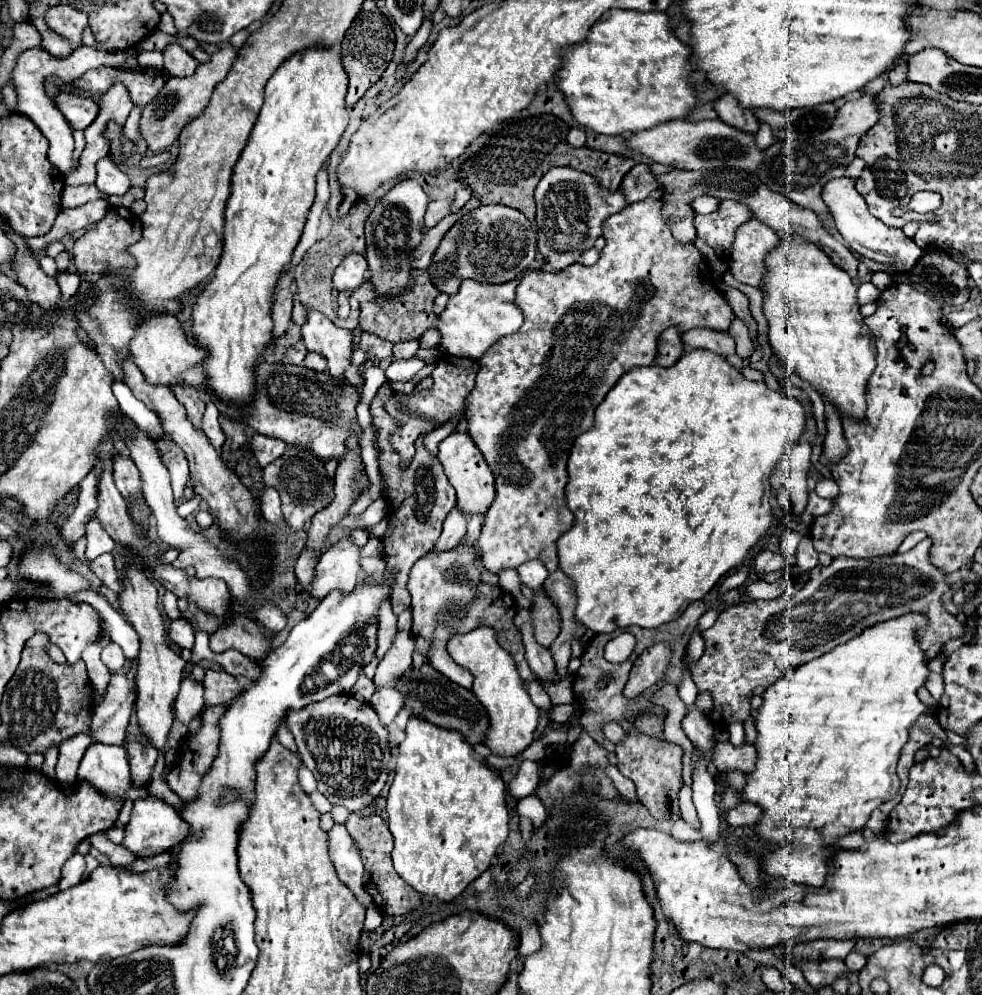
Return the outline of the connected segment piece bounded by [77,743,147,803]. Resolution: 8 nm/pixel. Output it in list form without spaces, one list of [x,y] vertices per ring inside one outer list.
[[[89,745],[79,763],[77,779],[91,783],[103,797],[121,803],[147,795],[147,789],[133,785],[127,751],[119,745]]]

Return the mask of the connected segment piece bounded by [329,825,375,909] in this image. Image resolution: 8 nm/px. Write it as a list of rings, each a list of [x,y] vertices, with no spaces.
[[[333,825],[333,829],[329,831],[329,855],[333,859],[333,865],[337,869],[339,879],[349,889],[353,889],[357,901],[367,909],[375,907],[375,901],[363,883],[365,869],[363,869],[363,863],[359,859],[357,845],[353,845],[345,825]]]

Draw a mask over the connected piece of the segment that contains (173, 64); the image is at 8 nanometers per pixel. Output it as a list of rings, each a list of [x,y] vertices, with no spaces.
[[[167,45],[163,49],[163,57],[165,57],[165,63],[163,63],[163,69],[169,73],[169,75],[175,75],[175,77],[185,77],[185,75],[193,75],[195,69],[197,69],[197,61],[185,51],[181,49],[179,45]]]

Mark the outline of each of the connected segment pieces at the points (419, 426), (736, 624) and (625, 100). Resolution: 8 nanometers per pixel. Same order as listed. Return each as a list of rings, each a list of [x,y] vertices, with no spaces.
[[[441,357],[437,361],[437,367],[433,369],[431,377],[433,377],[433,385],[427,391],[413,391],[411,395],[403,395],[403,393],[395,393],[395,397],[387,403],[385,409],[389,409],[389,413],[393,413],[393,417],[397,417],[401,421],[401,427],[397,431],[397,435],[391,437],[393,447],[397,449],[397,453],[401,455],[401,465],[407,465],[409,459],[415,453],[413,441],[427,431],[437,429],[439,425],[443,425],[447,419],[451,419],[455,413],[461,411],[465,397],[471,393],[471,389],[475,387],[475,375],[477,375],[477,361],[473,359],[465,359],[465,357]]]
[[[923,539],[907,553],[871,557],[871,559],[853,559],[853,557],[835,557],[827,567],[817,565],[815,569],[803,575],[803,587],[793,595],[781,595],[771,601],[747,601],[741,605],[731,605],[723,609],[713,627],[701,631],[705,641],[705,651],[701,659],[687,661],[689,671],[693,673],[693,681],[701,693],[709,693],[713,697],[713,709],[709,711],[709,721],[713,727],[725,729],[731,723],[745,723],[749,719],[749,693],[757,687],[773,685],[781,675],[789,673],[801,663],[807,663],[823,653],[835,649],[837,645],[857,637],[865,627],[881,623],[885,619],[901,617],[909,611],[921,611],[929,617],[929,629],[921,631],[921,649],[927,651],[927,657],[933,659],[939,655],[939,649],[951,639],[965,635],[965,623],[957,621],[953,613],[943,607],[943,595],[951,589],[947,583],[947,575],[933,567],[931,559],[931,539]]]
[[[611,9],[611,11],[607,11],[607,13],[593,25],[593,29],[591,29],[591,33],[589,33],[589,37],[587,37],[585,43],[573,45],[573,47],[569,47],[569,49],[563,51],[563,59],[565,59],[565,61],[563,61],[563,69],[555,75],[555,83],[557,83],[559,89],[565,93],[565,99],[567,99],[567,103],[569,103],[569,107],[571,107],[573,117],[575,117],[581,125],[591,127],[593,131],[603,133],[603,135],[625,135],[625,133],[633,135],[633,133],[639,133],[639,131],[645,131],[645,129],[653,129],[653,127],[659,125],[659,123],[667,123],[667,121],[675,121],[675,119],[685,119],[685,117],[691,113],[691,109],[699,103],[697,93],[695,93],[695,89],[693,89],[691,83],[689,83],[689,71],[685,69],[685,67],[689,65],[689,51],[687,51],[687,47],[677,39],[675,31],[671,29],[671,25],[669,25],[669,15],[667,15],[667,13],[661,13],[661,11],[647,11],[647,13],[643,13],[643,11]]]

